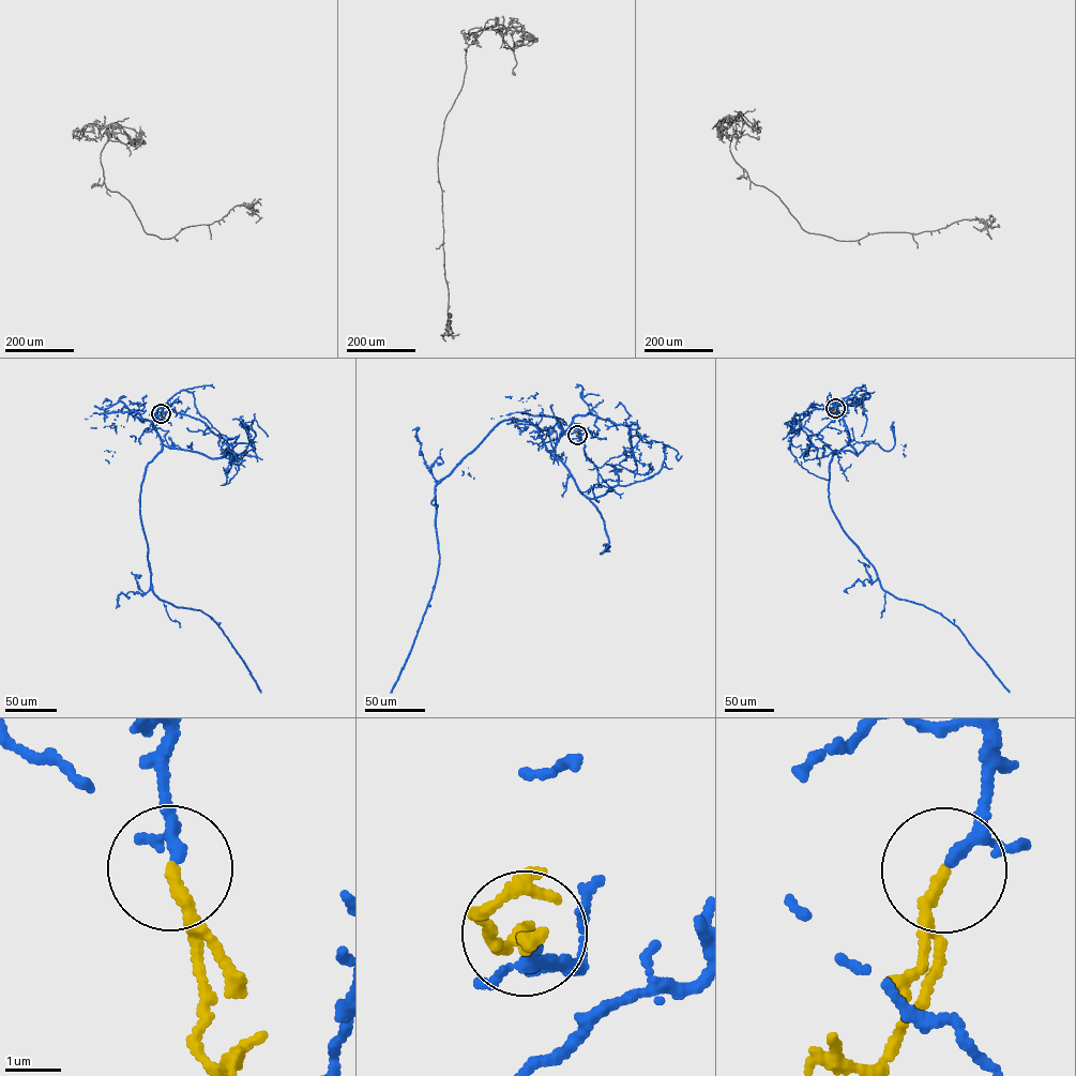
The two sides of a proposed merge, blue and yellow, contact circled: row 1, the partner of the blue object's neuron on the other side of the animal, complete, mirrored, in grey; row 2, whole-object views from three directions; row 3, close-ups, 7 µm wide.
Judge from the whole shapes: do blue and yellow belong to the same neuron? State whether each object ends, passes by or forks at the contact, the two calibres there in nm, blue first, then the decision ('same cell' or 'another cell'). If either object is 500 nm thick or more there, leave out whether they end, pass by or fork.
blue passes by; yellow ends; calibres 170 and 220 nm; same cell

